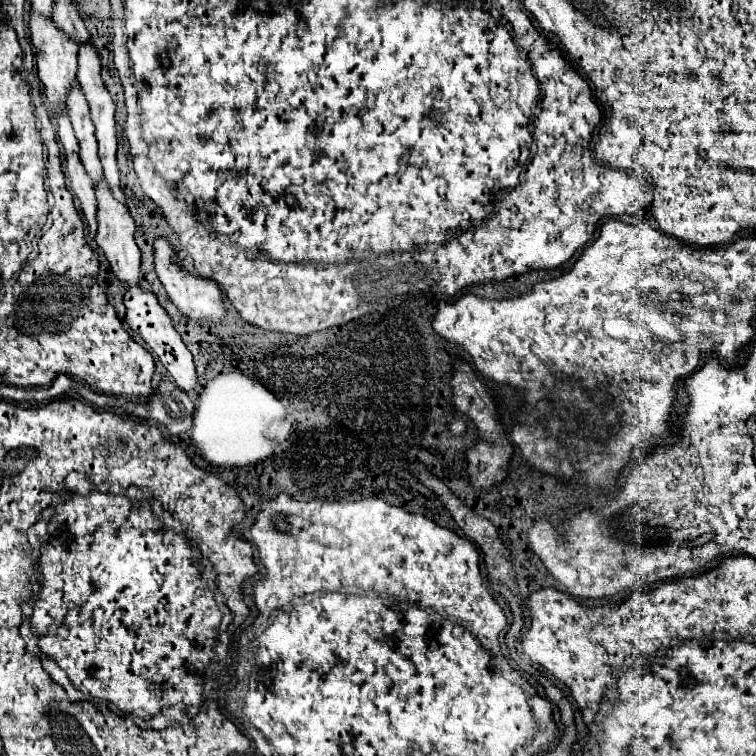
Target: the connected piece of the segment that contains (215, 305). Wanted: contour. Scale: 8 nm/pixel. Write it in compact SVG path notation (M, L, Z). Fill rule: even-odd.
M158 238L154 242L154 252L156 252L156 258L154 258L156 274L158 274L160 282L164 284L166 292L168 292L168 298L174 302L174 306L184 316L188 316L188 318L192 318L192 320L196 320L200 324L220 324L226 318L226 308L224 308L224 300L222 300L218 284L214 280L196 278L190 272L186 272L182 268L182 264L176 260L178 256L176 256L174 248L164 238Z

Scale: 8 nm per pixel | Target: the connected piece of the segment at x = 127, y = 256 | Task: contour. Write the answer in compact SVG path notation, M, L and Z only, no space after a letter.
M100 182L100 186L96 188L96 198L98 198L98 236L96 236L96 244L102 248L106 260L110 262L112 272L126 286L140 286L140 250L134 242L134 220L130 218L128 208L112 198L106 182Z

